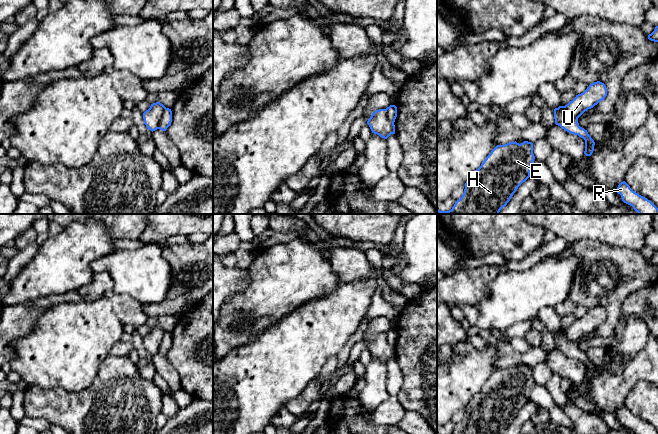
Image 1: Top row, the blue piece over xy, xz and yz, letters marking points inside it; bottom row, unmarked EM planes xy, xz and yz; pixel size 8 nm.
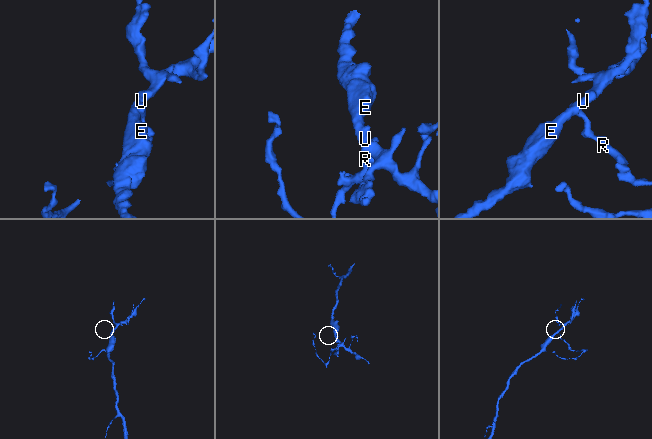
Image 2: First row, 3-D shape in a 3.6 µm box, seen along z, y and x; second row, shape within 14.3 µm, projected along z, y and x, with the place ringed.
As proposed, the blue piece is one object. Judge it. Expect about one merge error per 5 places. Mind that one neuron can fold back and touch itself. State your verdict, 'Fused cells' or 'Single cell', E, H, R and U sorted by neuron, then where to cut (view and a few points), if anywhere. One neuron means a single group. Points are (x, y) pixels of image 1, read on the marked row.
Fused cells. Groups: E H U / R. Split along xy (165, 107), (158, 128)

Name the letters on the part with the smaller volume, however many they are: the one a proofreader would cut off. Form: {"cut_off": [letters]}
{"cut_off": ["R"]}

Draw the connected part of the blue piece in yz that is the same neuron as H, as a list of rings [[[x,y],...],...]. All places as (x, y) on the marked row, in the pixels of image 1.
[[[516,141],[504,145],[497,145],[486,157],[481,166],[468,178],[462,197],[457,200],[449,211],[440,211],[437,214],[499,214],[507,205],[518,187],[530,177],[530,170],[535,159],[533,143],[524,141],[519,144]]]

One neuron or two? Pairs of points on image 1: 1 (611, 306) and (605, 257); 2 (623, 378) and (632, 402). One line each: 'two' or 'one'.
1: one
2: two

